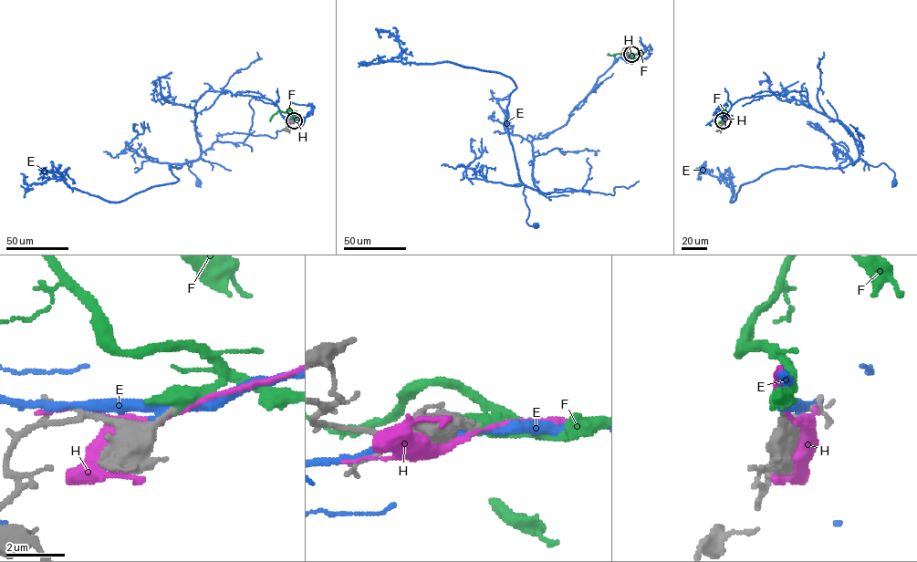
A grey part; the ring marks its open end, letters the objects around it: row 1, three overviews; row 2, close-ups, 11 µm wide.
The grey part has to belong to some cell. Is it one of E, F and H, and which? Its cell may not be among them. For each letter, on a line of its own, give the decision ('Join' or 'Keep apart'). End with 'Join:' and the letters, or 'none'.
E: Keep apart
F: Join
H: Keep apart
Join: F

